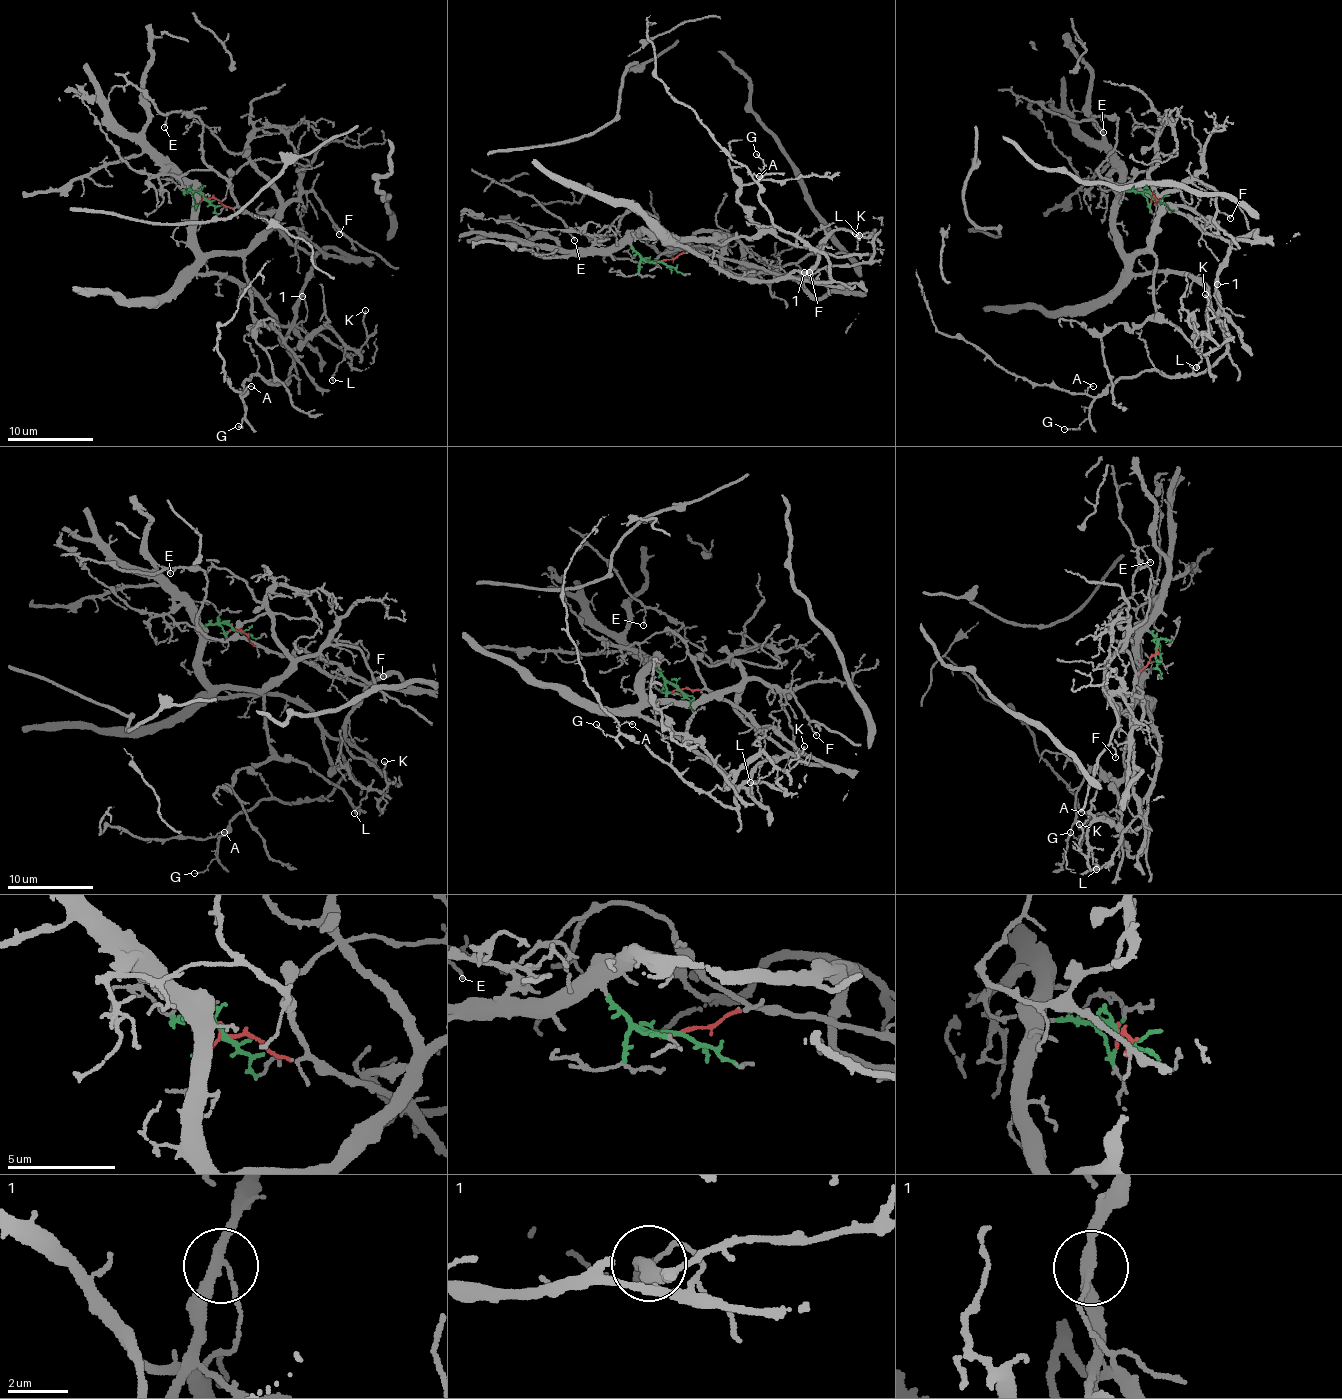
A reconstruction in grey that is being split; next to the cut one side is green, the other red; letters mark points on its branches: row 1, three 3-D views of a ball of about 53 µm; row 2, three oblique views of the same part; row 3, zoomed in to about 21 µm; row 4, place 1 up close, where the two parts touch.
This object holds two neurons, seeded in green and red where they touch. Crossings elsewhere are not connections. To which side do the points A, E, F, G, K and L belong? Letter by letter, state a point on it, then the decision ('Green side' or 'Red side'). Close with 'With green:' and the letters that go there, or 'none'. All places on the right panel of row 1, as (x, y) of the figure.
A: Place: (1093, 386). Red side
E: Place: (1103, 132). Red side
F: Place: (1230, 218). Green side
G: Place: (1064, 429). Red side
K: Place: (1205, 294). Green side
L: Place: (1196, 367). Green side
With green: F, K, L

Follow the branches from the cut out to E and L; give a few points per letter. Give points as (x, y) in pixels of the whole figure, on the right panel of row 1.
E: (1152, 196), (1156, 205), (1130, 186), (1103, 176), (1100, 166), (1117, 143), (1118, 120), (1093, 117), (1104, 132)
L: (1152, 196), (1124, 191), (1116, 242), (1149, 271), (1201, 283), (1208, 337), (1187, 320), (1203, 337), (1196, 368)

